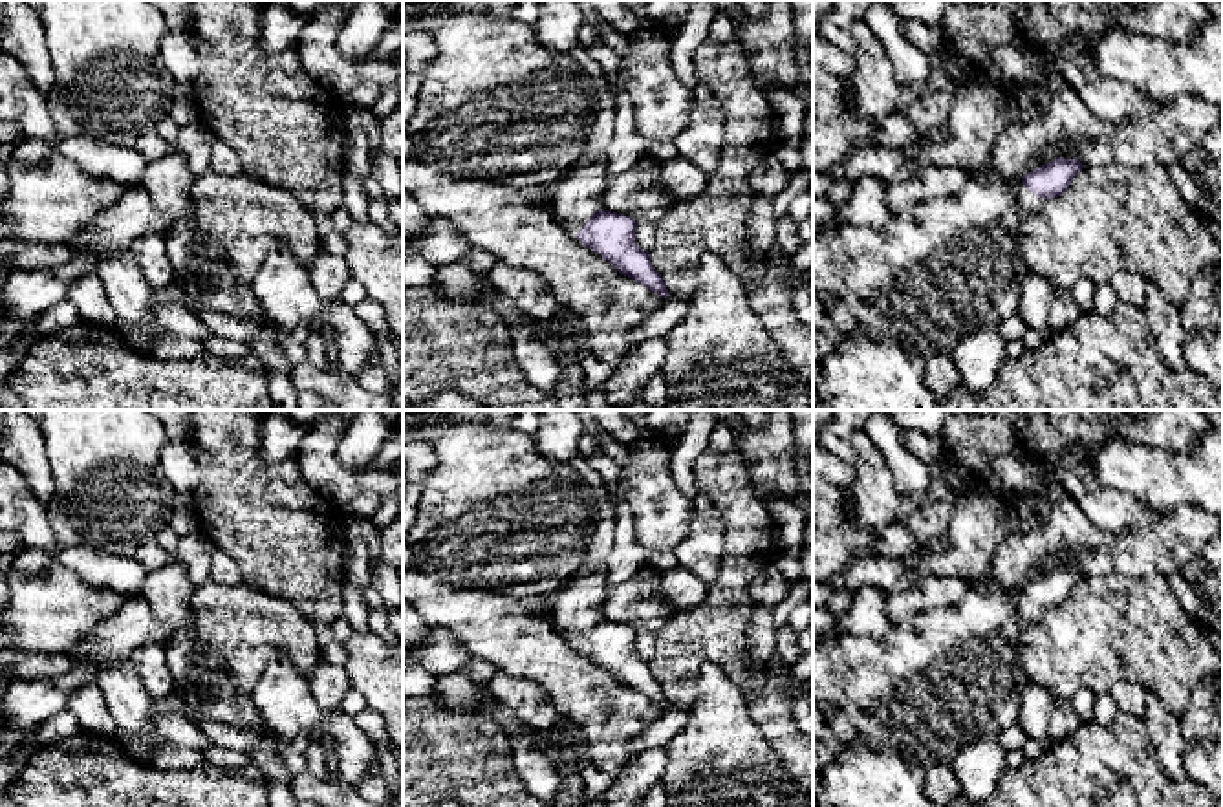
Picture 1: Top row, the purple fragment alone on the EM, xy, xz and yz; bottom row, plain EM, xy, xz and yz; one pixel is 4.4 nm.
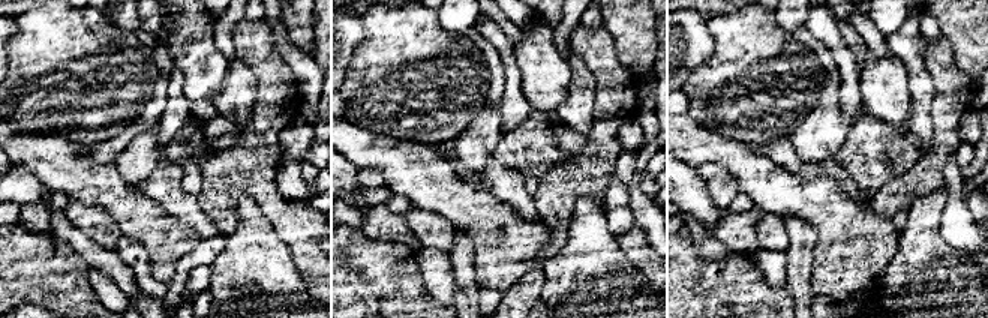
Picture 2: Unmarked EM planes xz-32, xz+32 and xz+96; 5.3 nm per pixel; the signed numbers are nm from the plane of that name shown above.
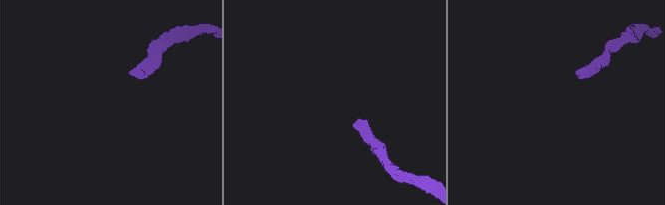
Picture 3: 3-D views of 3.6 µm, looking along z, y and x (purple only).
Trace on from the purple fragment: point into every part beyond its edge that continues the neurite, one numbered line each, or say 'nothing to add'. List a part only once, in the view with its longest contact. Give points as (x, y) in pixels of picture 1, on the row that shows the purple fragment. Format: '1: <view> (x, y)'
1: yz (1029, 204)

